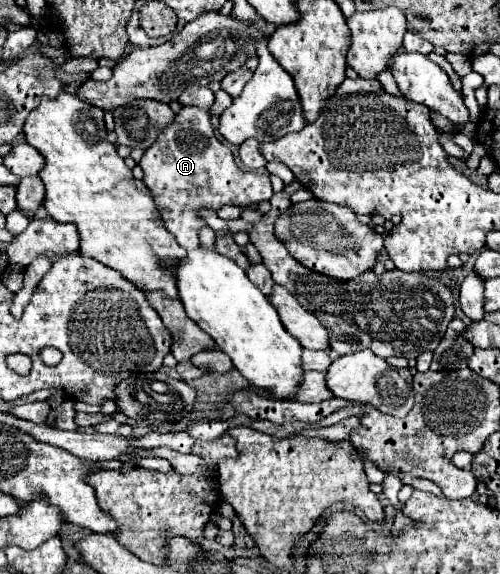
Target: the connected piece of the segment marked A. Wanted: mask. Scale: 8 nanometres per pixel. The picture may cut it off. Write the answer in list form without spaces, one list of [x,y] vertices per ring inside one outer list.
[[[193,106],[181,108],[175,122],[161,132],[151,148],[145,150],[139,166],[145,172],[143,182],[153,192],[153,200],[167,230],[185,250],[193,250],[201,244],[199,230],[207,226],[199,216],[201,210],[219,210],[227,204],[245,206],[271,200],[273,196],[269,176],[241,170],[235,164],[231,150],[215,138],[209,112]]]

